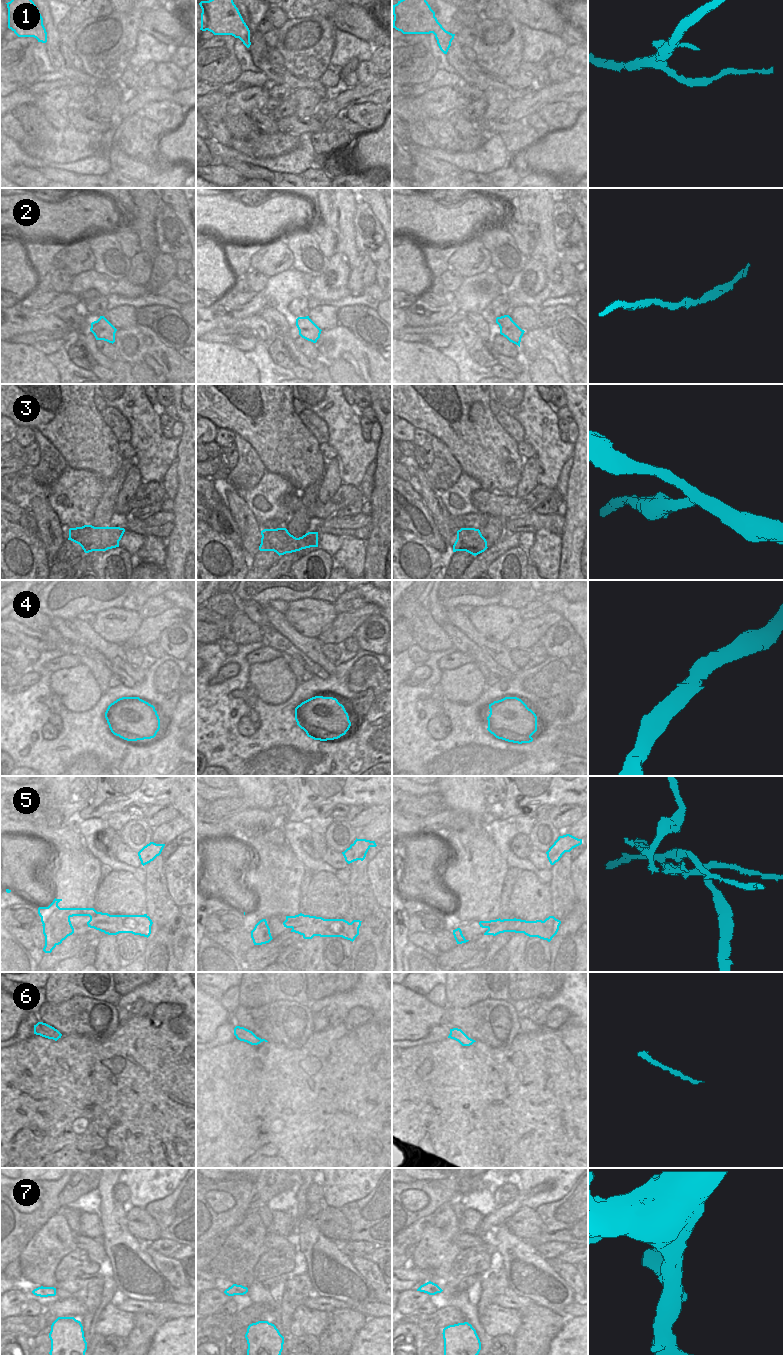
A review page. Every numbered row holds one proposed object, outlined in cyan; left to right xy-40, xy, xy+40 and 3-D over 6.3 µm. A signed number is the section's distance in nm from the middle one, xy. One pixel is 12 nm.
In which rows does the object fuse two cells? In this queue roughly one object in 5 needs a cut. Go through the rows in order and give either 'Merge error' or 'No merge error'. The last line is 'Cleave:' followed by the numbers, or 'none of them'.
1: No merge error
2: Merge error
3: No merge error
4: No merge error
5: Merge error
6: No merge error
7: No merge error
Cleave: 2, 5

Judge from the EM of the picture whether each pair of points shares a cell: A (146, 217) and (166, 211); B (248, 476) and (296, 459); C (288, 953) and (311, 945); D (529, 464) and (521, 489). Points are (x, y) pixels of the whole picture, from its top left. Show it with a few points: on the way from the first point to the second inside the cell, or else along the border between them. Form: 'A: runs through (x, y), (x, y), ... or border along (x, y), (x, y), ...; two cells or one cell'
A: border along (159, 209), (155, 221), (155, 237); two cells
B: border along (254, 448), (266, 469); two cells
C: runs through (294, 954), (302, 954), (305, 951); one cell
D: runs through (529, 470), (529, 481), (527, 483); one cell

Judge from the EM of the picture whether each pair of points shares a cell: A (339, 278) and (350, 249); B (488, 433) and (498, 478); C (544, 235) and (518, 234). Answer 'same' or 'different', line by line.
A: different
B: same
C: different

